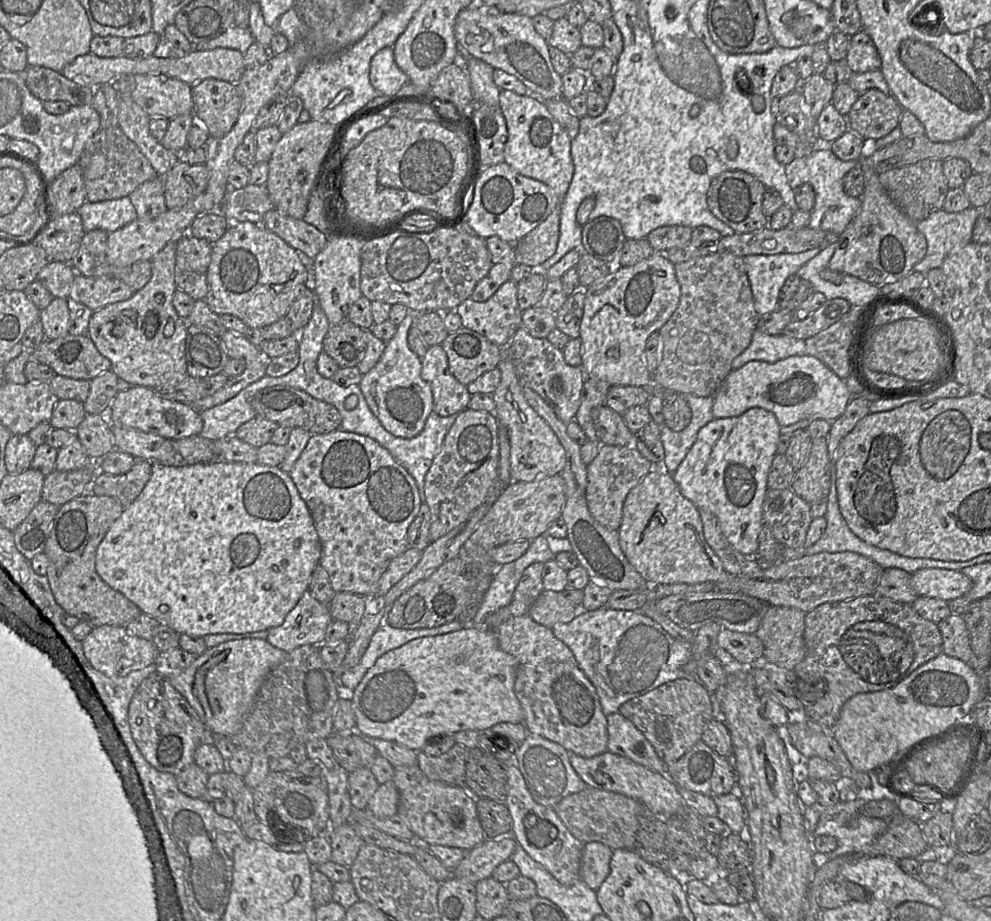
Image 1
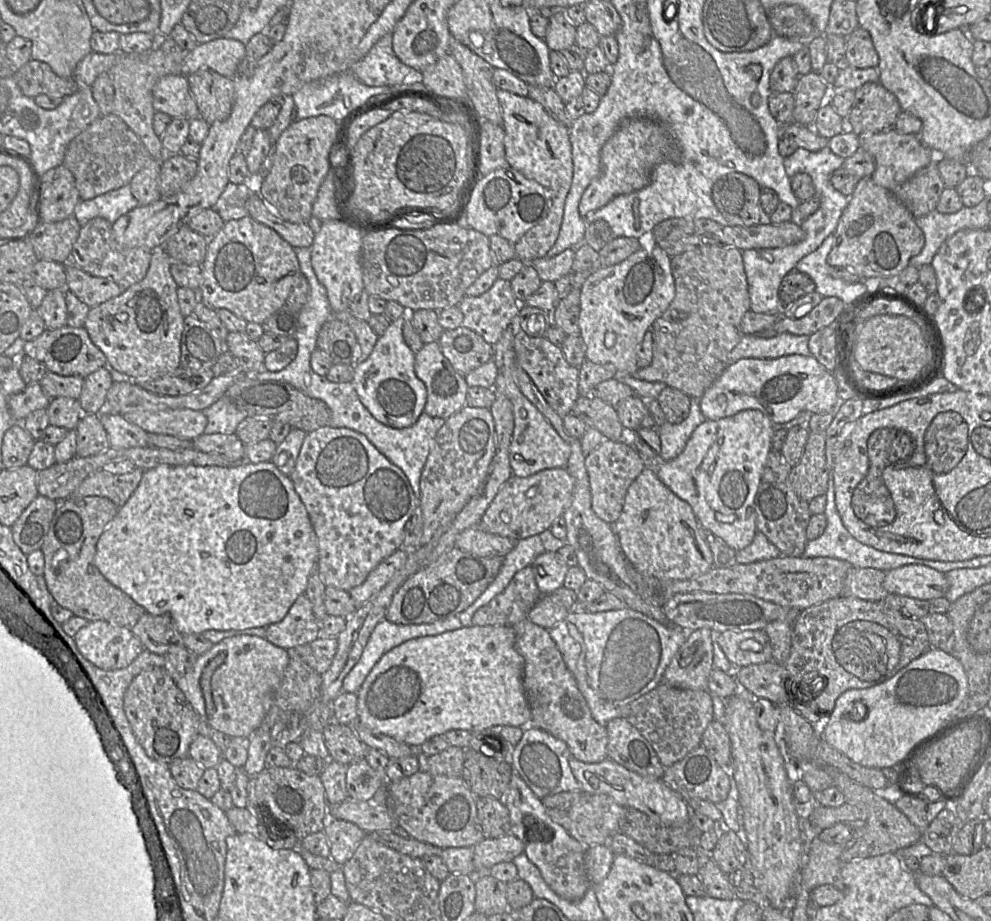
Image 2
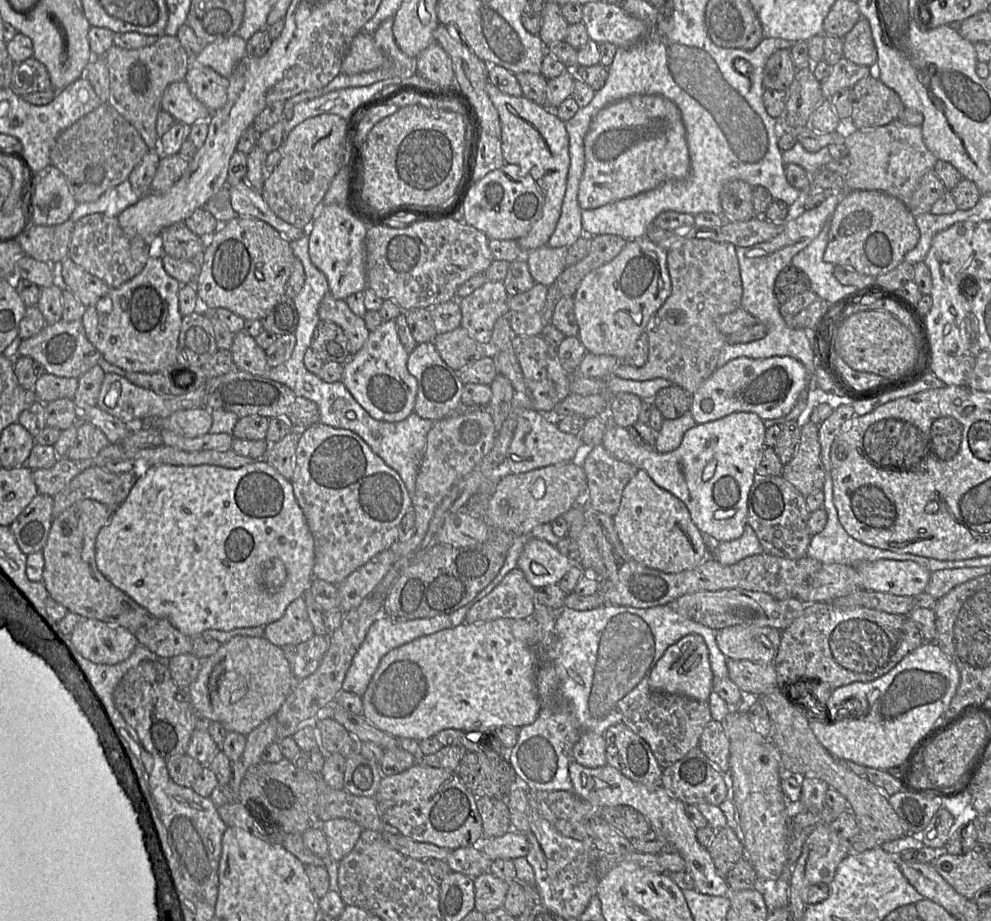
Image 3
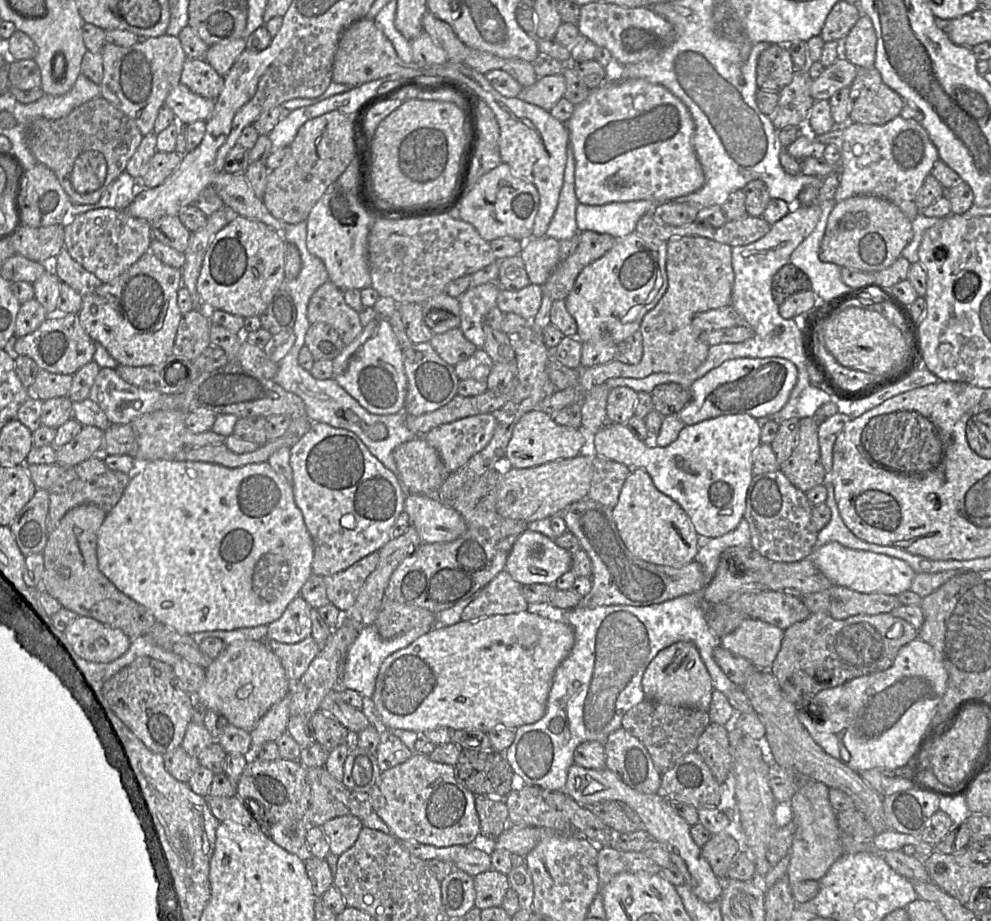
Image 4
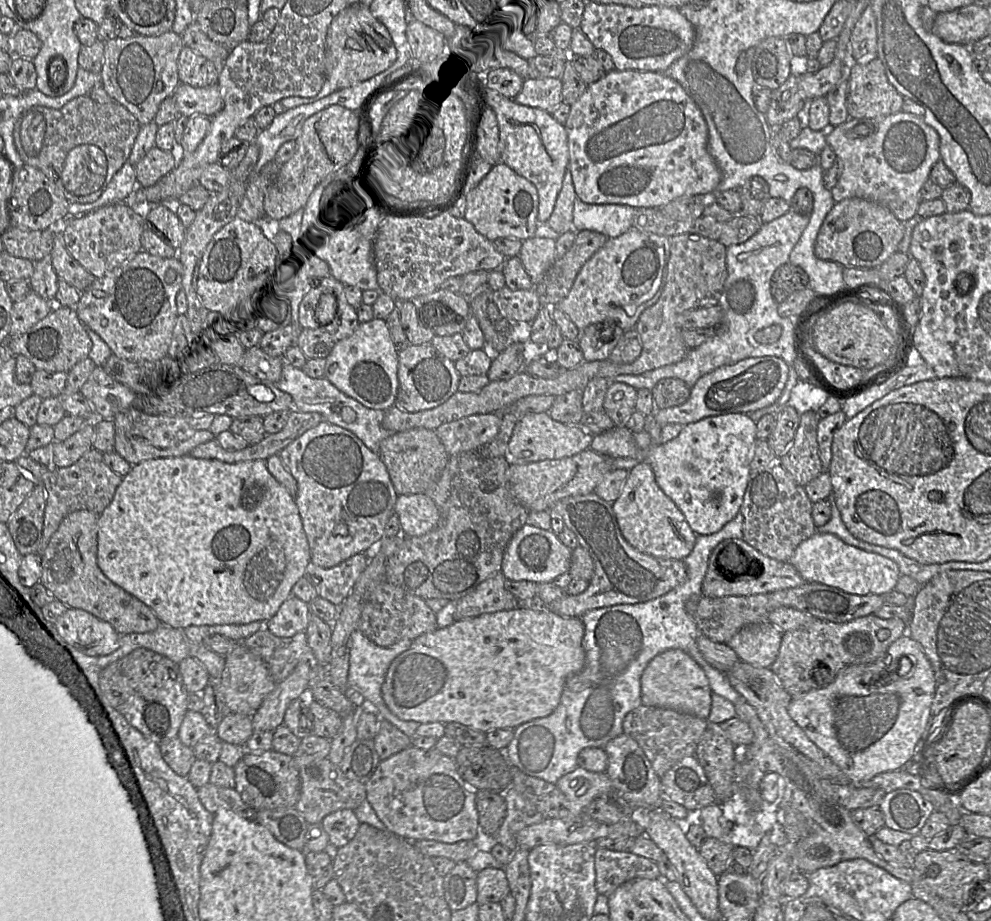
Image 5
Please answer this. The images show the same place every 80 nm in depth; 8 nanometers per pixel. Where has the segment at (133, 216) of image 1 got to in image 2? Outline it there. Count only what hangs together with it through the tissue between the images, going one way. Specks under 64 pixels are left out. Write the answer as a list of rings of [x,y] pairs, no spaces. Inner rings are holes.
[[[126,185],[91,200],[81,200],[76,205],[73,216],[81,226],[93,218],[103,218],[114,224],[121,216],[138,205],[130,185]]]

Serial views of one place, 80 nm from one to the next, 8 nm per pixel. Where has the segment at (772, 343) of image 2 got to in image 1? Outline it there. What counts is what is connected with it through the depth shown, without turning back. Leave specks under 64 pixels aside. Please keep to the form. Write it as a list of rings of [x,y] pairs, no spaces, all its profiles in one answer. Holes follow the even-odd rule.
[[[756,328],[750,345],[733,360],[732,370],[753,360],[774,363],[790,356],[803,355],[806,355],[805,340],[787,335],[769,335]]]

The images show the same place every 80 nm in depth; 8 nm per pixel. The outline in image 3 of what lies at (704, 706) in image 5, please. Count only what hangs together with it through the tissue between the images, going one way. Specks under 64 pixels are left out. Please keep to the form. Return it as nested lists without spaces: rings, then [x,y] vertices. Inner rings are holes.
[[[690,634],[669,646],[657,661],[649,676],[651,691],[680,694],[700,701],[708,701],[713,688],[713,673],[708,648],[698,634]]]

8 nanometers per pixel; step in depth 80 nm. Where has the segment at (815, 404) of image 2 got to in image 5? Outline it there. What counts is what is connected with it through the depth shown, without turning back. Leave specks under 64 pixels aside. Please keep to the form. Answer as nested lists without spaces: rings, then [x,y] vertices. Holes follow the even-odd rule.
[[[771,356],[751,357],[732,365],[724,365],[699,378],[690,389],[690,396],[685,403],[665,409],[655,408],[653,417],[659,425],[687,425],[708,416],[753,412],[770,406],[780,397],[788,373],[786,362]]]

